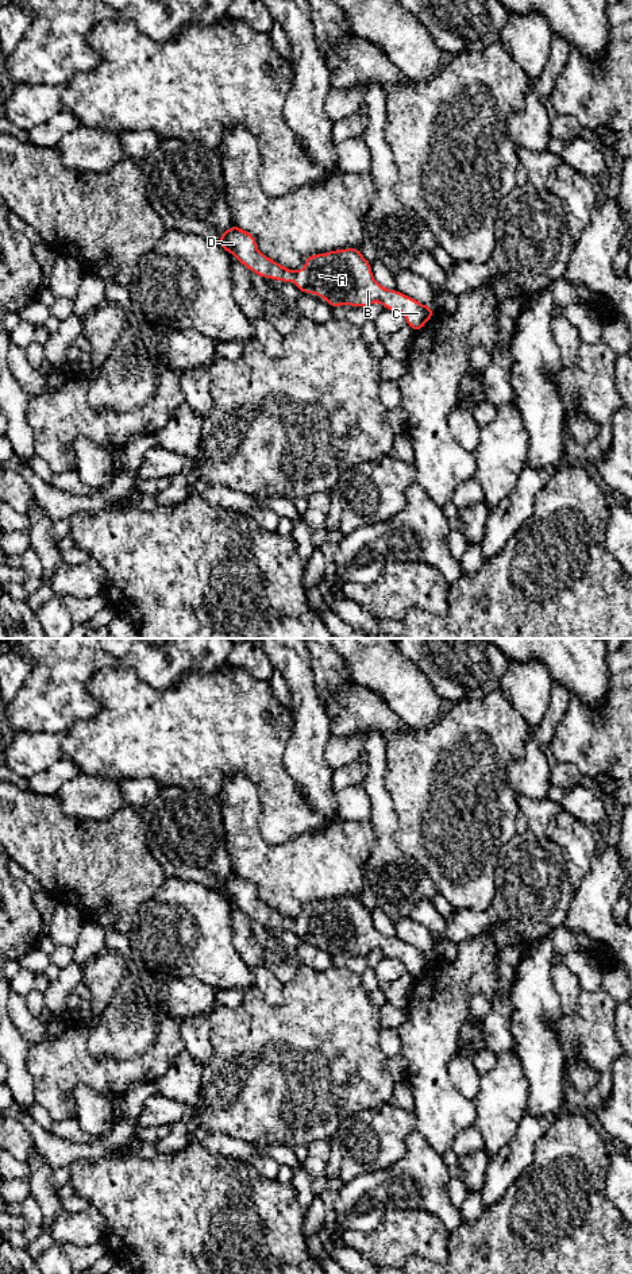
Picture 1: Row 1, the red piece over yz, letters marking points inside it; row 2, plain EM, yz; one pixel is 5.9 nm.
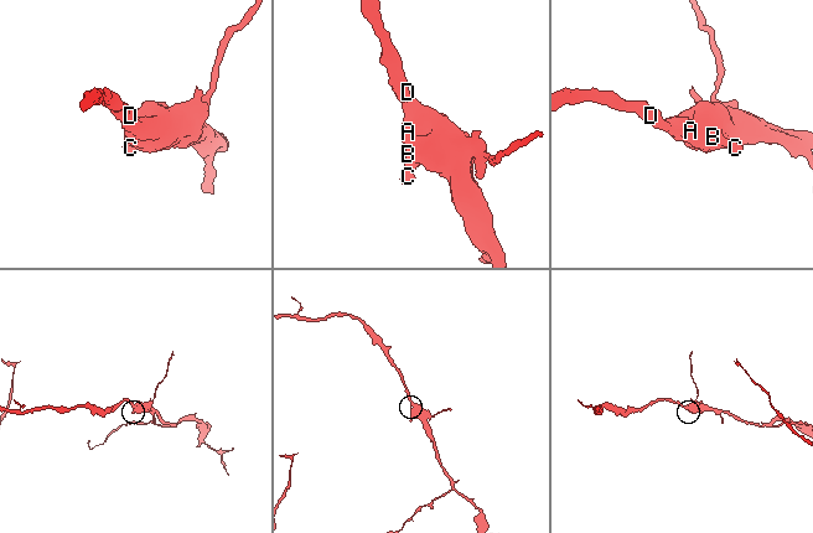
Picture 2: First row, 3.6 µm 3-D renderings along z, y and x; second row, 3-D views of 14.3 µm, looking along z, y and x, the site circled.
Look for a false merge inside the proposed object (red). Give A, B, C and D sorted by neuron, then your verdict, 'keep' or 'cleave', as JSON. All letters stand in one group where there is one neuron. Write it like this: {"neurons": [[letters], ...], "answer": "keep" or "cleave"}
{"neurons": [["A", "B", "C", "D"]], "answer": "keep"}

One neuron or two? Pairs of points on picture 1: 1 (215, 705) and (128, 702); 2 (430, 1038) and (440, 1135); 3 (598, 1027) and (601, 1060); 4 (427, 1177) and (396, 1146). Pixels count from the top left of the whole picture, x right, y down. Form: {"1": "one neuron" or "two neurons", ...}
{"1": "one neuron", "2": "one neuron", "3": "one neuron", "4": "two neurons"}

